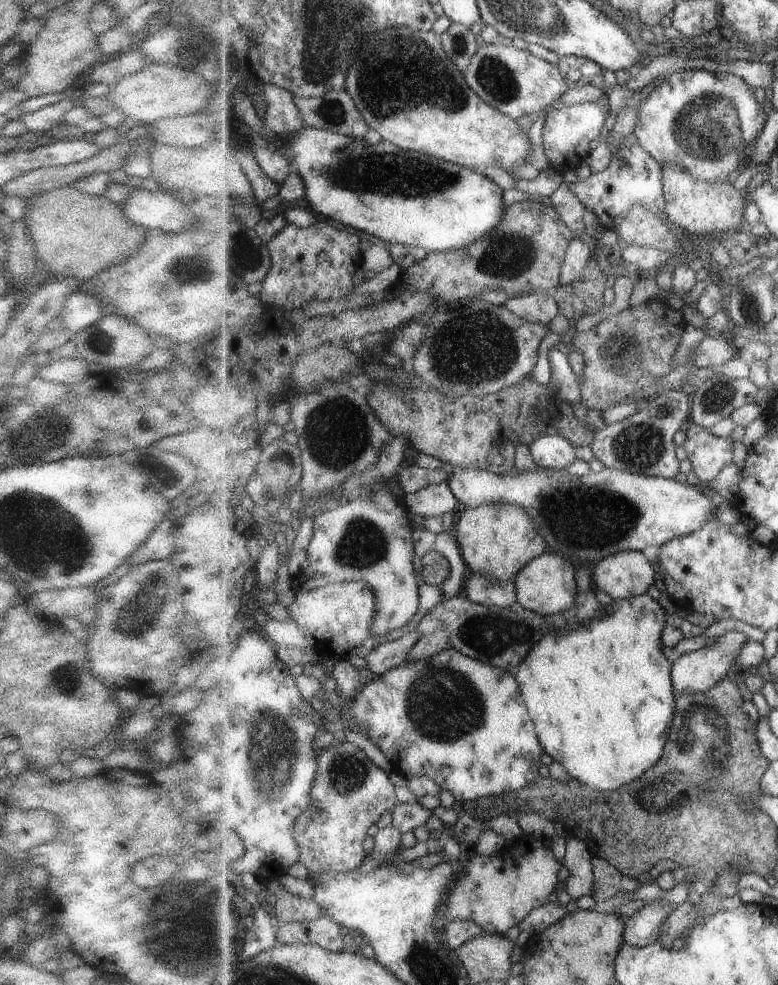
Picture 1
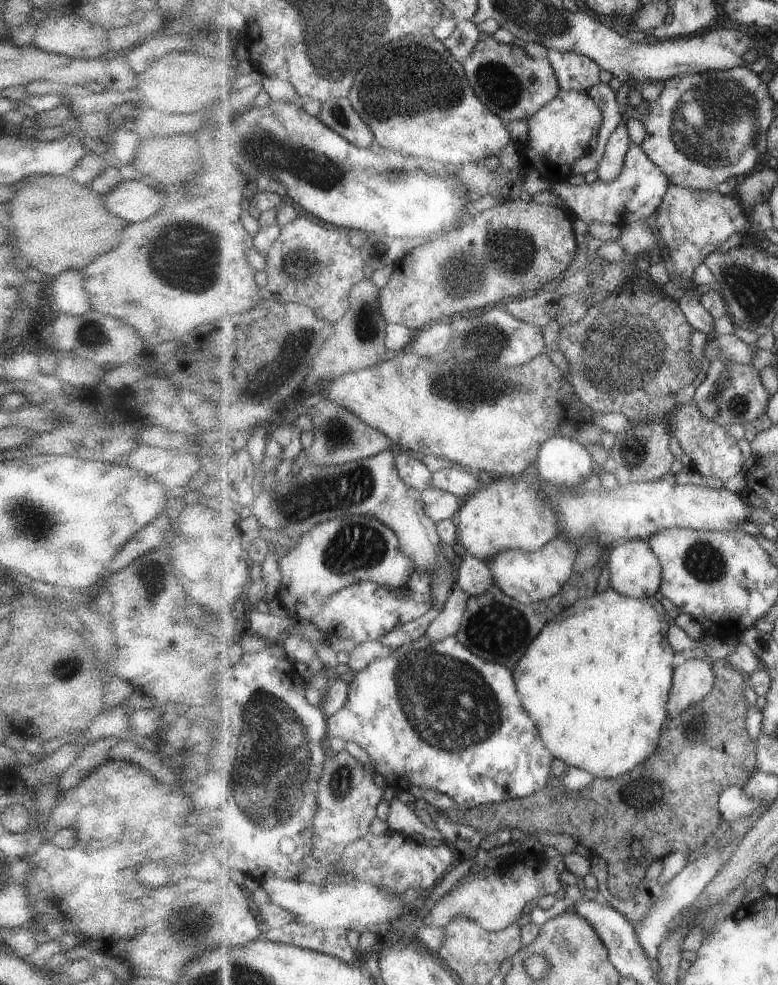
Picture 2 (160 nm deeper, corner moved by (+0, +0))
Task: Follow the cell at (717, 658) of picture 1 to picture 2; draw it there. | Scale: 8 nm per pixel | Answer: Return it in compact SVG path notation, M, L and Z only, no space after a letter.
M687 658L676 667L672 691L668 700L669 719L683 714L689 707L700 703L716 683L716 673L709 658Z

